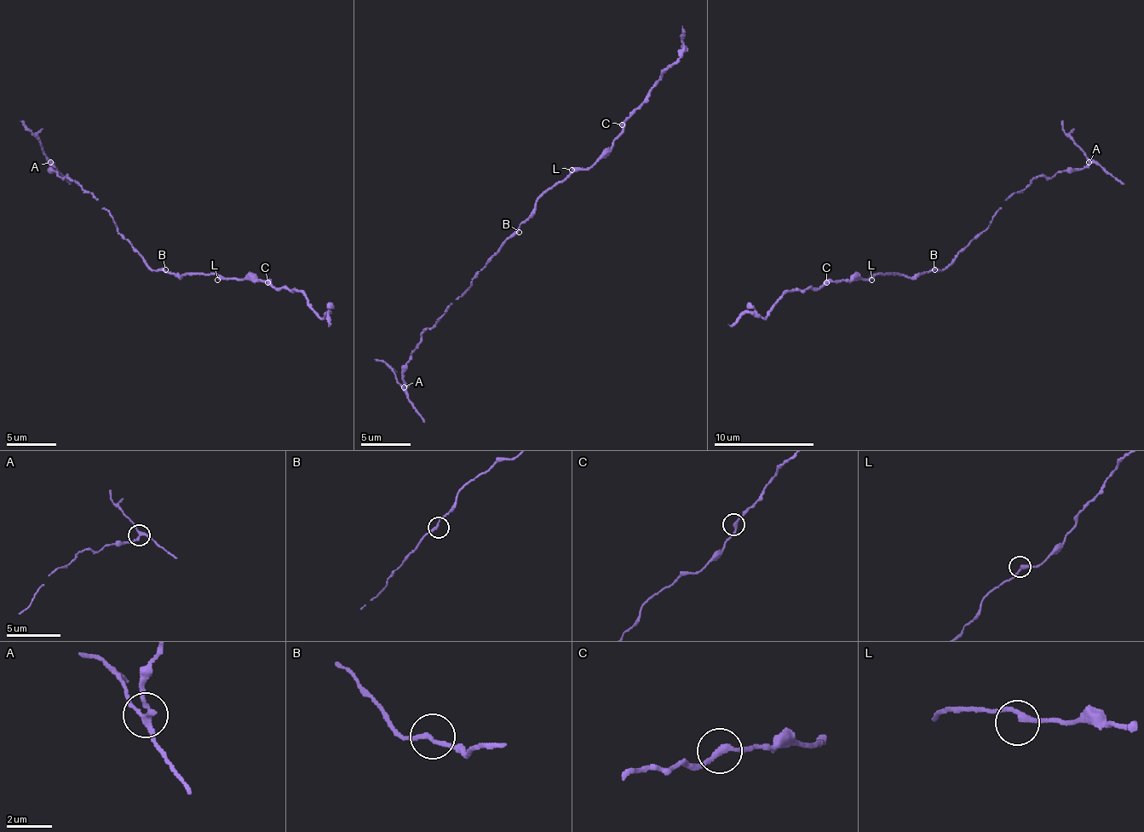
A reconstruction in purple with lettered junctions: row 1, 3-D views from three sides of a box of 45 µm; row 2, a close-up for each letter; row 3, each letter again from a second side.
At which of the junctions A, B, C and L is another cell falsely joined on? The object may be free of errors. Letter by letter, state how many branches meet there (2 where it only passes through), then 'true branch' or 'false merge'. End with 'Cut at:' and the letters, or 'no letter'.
A: branches 3; false merge
B: branches 2; true branch
C: branches 2; true branch
L: branches 2; true branch
Cut at: A

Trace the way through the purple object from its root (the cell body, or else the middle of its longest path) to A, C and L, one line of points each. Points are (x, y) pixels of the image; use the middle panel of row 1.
A: (516, 229), (471, 285), (421, 335), (421, 342), (409, 357), (404, 372), (406, 384), (404, 387)
C: (516, 229), (549, 189), (596, 162), (612, 147), (612, 141), (622, 131), (622, 124)
L: (516, 229), (529, 216), (534, 205), (561, 182), (572, 170)

